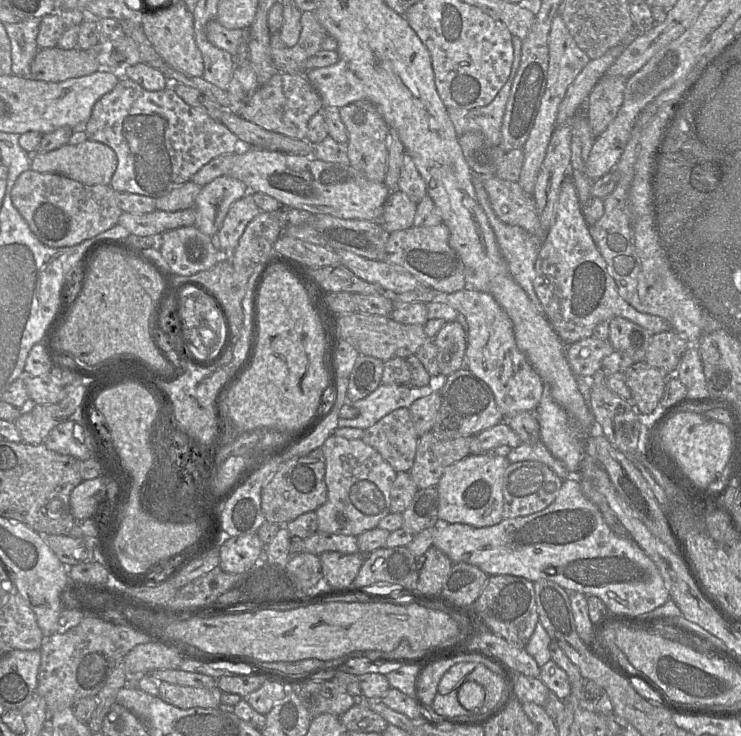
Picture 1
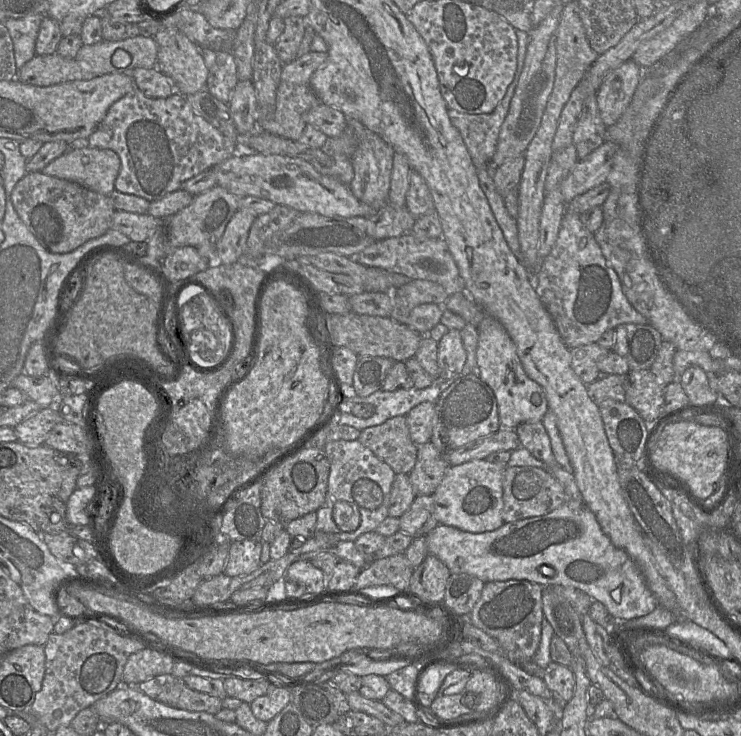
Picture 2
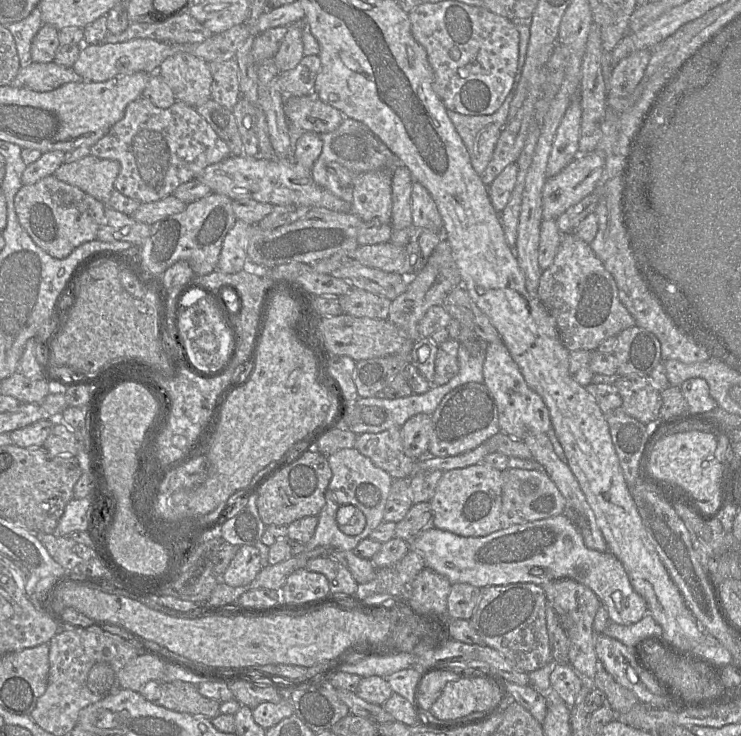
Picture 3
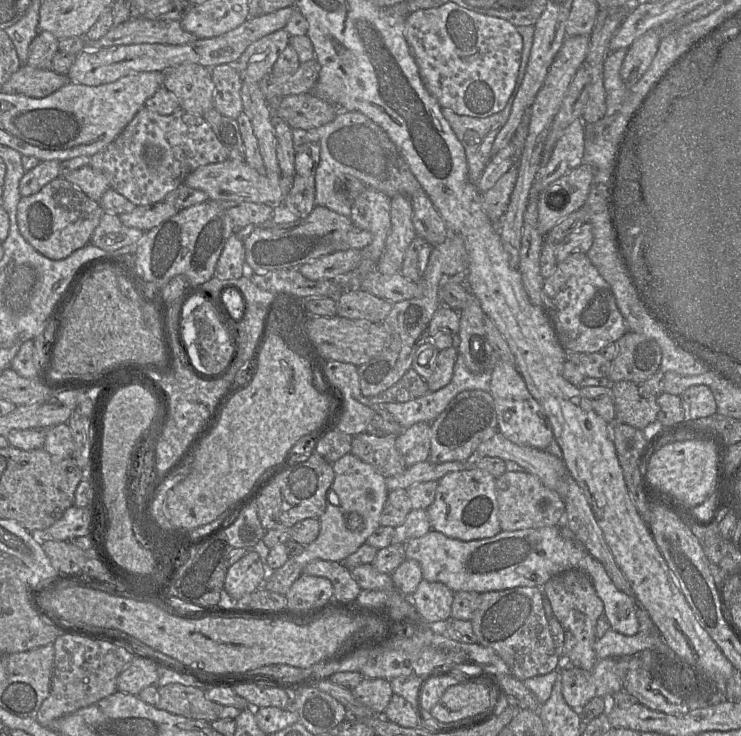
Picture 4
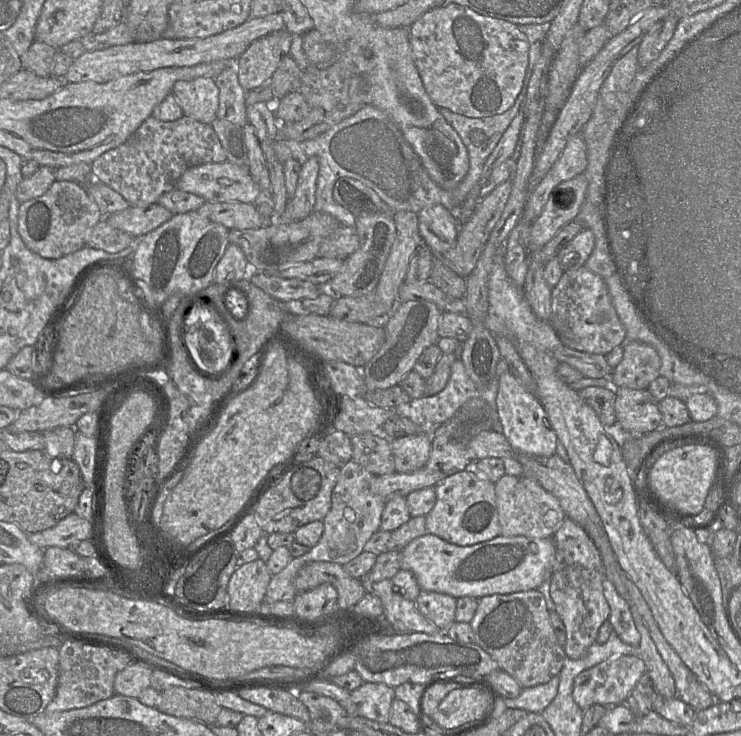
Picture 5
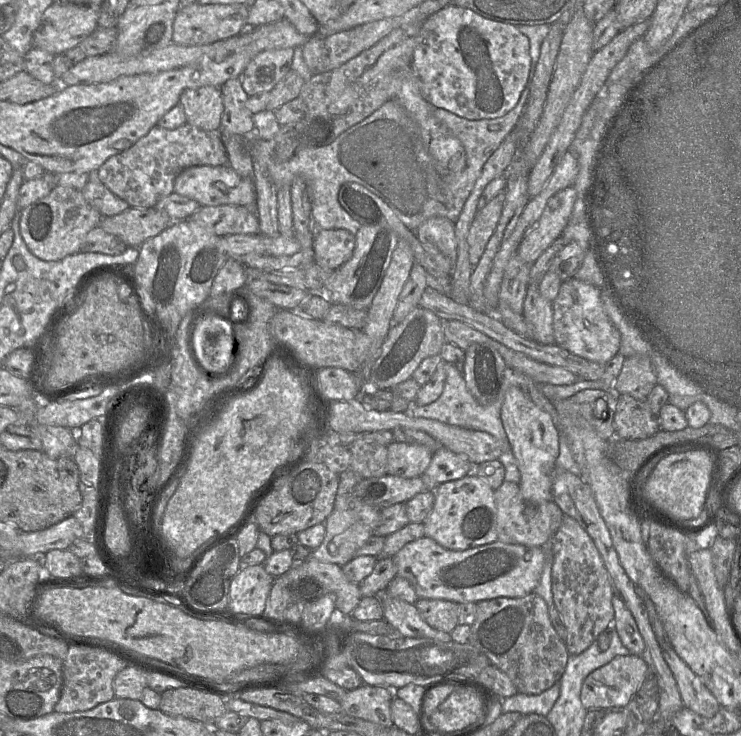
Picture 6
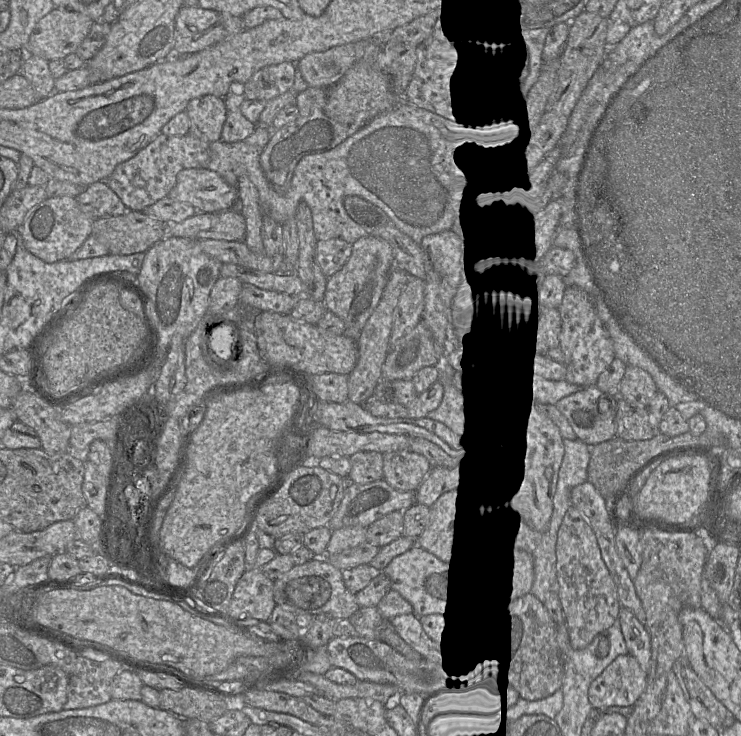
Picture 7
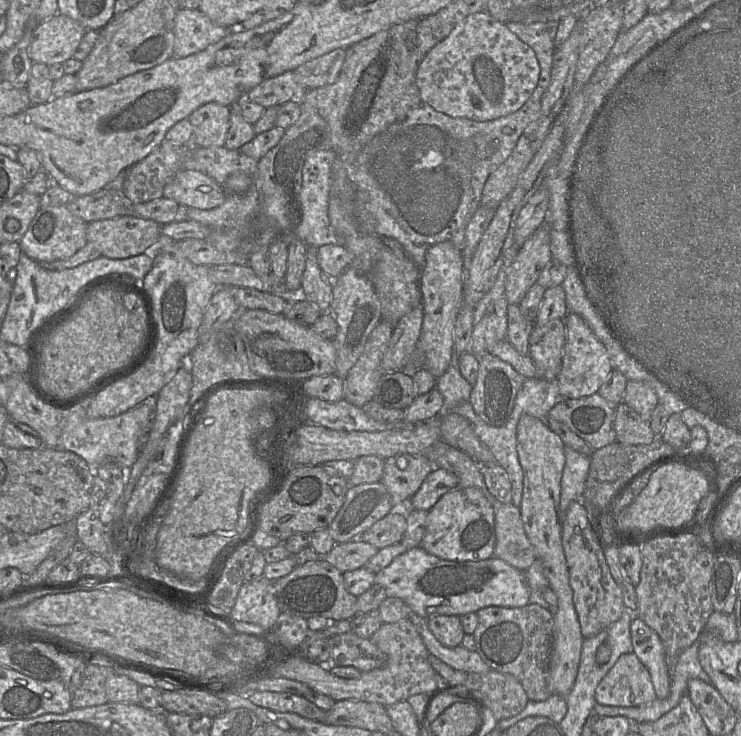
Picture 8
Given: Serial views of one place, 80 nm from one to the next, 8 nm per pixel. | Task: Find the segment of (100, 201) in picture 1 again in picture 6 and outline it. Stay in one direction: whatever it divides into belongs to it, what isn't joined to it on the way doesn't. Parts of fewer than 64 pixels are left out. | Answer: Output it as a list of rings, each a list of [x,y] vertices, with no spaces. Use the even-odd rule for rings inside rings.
[[[55,186],[44,198],[20,211],[20,234],[29,251],[44,261],[58,261],[80,252],[86,235],[99,226],[103,216],[84,198],[82,191]]]

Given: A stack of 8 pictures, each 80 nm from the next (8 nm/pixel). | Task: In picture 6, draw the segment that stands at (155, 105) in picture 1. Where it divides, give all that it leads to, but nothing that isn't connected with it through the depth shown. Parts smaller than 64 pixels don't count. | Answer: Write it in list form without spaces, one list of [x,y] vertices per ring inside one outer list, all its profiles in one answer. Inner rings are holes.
[[[186,122],[170,130],[154,126],[129,149],[108,158],[93,174],[114,195],[132,208],[151,208],[174,191],[176,177],[186,168],[228,164],[220,132],[206,131]]]

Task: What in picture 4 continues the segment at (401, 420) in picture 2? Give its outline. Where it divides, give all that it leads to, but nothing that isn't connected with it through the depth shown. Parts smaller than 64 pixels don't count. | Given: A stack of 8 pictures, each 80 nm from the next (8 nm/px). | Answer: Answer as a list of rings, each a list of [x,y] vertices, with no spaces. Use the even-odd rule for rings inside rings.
[[[359,433],[353,436],[351,453],[372,465],[383,476],[395,476],[407,468],[396,447],[396,437],[391,434],[376,436]]]

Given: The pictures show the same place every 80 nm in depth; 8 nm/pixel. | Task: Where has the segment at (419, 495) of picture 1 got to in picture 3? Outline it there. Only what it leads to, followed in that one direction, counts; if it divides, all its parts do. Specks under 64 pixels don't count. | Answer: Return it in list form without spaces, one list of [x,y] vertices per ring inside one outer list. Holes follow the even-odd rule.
[[[430,502],[413,504],[406,516],[396,524],[395,536],[407,542],[434,528]]]

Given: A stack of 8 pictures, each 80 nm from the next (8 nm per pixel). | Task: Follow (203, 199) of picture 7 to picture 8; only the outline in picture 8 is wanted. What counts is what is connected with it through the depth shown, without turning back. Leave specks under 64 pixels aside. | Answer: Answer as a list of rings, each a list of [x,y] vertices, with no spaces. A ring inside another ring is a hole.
[[[180,170],[163,190],[163,197],[200,210],[216,208],[224,203],[226,192],[207,174],[196,170]]]

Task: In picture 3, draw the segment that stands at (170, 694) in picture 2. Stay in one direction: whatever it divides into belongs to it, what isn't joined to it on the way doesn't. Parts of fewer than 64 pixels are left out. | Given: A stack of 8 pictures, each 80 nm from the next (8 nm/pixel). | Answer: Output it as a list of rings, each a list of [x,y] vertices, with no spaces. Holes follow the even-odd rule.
[[[181,680],[160,682],[159,698],[155,704],[166,709],[202,715],[213,719],[220,715],[220,702],[204,697],[197,690],[197,685]]]

